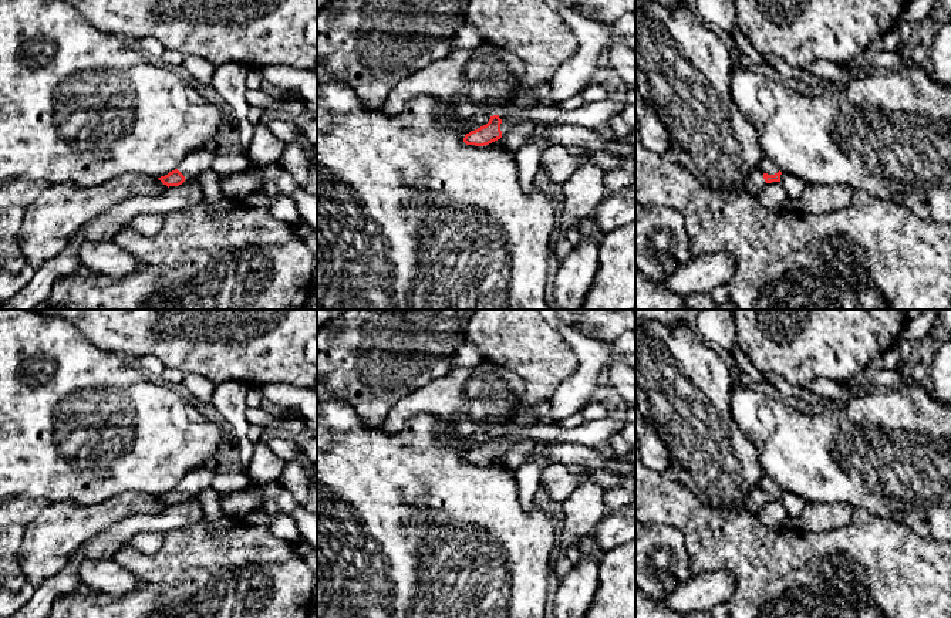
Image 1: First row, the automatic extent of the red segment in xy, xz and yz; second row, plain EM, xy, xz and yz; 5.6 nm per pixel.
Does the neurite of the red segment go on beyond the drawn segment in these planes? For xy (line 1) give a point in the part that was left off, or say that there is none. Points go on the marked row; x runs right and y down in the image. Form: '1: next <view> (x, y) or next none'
1: next xy (196, 162)

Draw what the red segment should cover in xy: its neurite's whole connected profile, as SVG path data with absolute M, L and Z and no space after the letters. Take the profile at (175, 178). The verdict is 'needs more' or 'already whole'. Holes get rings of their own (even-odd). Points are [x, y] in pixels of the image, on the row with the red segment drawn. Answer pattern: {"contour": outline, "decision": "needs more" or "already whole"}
{"contour": "M202 148L196 152L189 153L183 158L183 161L178 165L178 168L169 172L165 176L158 178L163 185L169 186L179 186L186 179L198 176L199 173L210 169L213 159L216 158L215 153Z", "decision": "needs more"}

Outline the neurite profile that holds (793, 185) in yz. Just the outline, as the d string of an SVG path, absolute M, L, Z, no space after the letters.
M782 172L780 183L790 199L799 199L805 189L805 182L792 173Z

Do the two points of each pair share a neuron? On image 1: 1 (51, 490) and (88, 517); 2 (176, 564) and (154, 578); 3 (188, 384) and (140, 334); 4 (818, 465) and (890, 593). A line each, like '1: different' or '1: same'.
1: different
2: same
3: different
4: different

